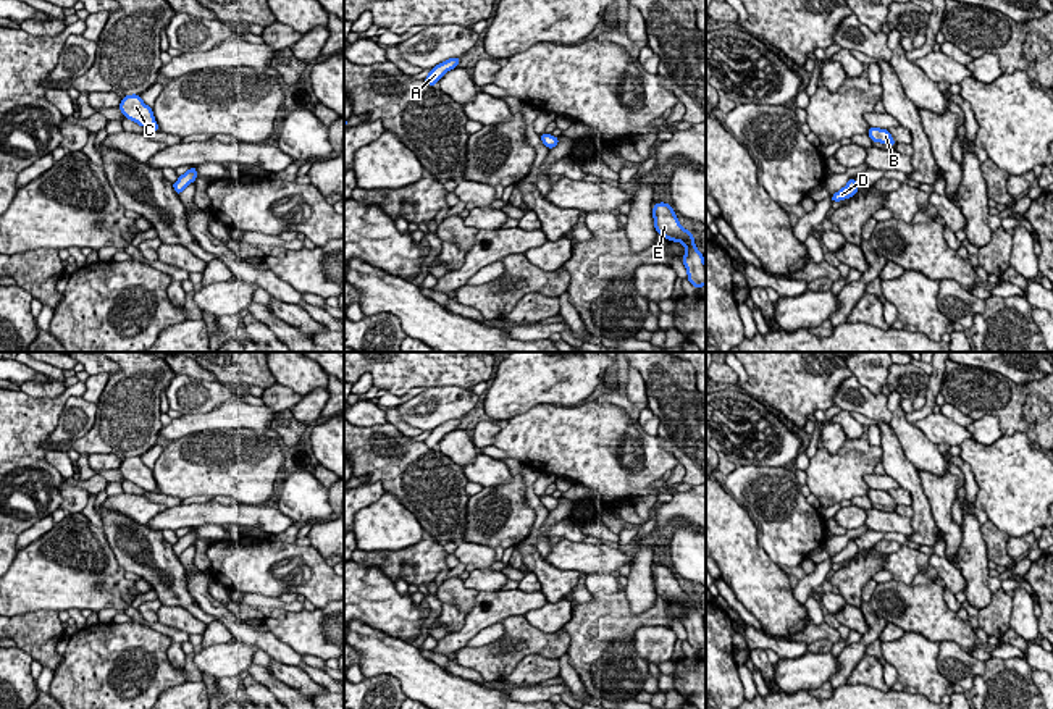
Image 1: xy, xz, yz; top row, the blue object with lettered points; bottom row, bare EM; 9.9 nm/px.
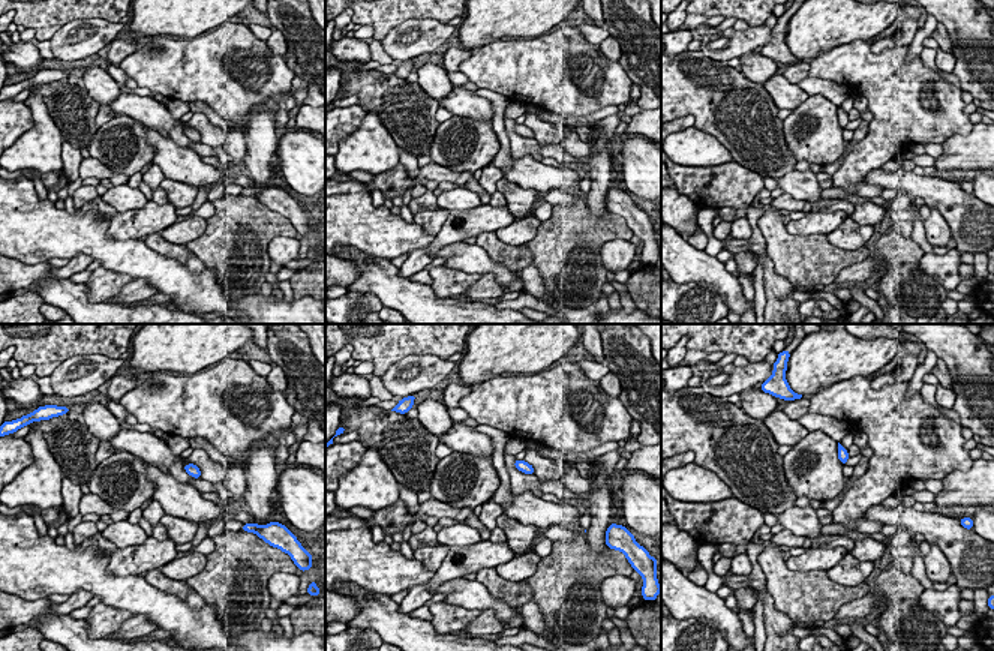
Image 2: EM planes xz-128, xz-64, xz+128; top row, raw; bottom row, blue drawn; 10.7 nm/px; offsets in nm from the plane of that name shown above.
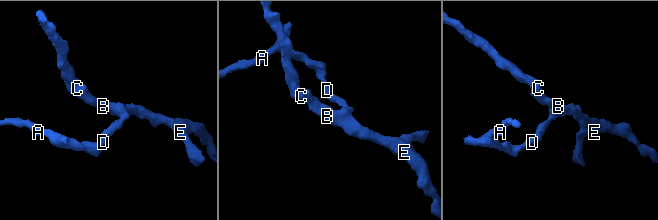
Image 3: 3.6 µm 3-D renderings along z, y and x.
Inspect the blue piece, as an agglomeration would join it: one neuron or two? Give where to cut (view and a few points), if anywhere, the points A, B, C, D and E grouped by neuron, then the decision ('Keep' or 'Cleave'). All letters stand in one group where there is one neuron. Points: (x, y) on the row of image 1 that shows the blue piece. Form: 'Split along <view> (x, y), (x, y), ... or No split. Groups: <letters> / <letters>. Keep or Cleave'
No split. Groups: A B C D E. Keep

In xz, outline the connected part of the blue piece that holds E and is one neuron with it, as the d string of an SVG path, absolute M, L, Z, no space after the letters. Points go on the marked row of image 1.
M654 203L652 218L657 234L662 234L667 241L685 245L686 254L682 257L682 260L686 266L686 279L696 289L701 289L706 284L706 263L703 254L696 249L694 236L678 223L675 210L670 203Z

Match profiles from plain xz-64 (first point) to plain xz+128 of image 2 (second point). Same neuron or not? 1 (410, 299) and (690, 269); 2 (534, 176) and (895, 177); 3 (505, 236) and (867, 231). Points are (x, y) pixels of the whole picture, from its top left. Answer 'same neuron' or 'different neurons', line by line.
1: same neuron
2: same neuron
3: same neuron

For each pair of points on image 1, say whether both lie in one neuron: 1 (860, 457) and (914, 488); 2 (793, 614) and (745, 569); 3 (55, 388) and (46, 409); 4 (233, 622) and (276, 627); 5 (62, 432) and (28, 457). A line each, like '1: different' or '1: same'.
1: different
2: same
3: different
4: different
5: different

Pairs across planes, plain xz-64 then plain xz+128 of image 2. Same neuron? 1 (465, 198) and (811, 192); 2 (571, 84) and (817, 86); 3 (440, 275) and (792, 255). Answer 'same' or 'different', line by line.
1: different
2: different
3: same

